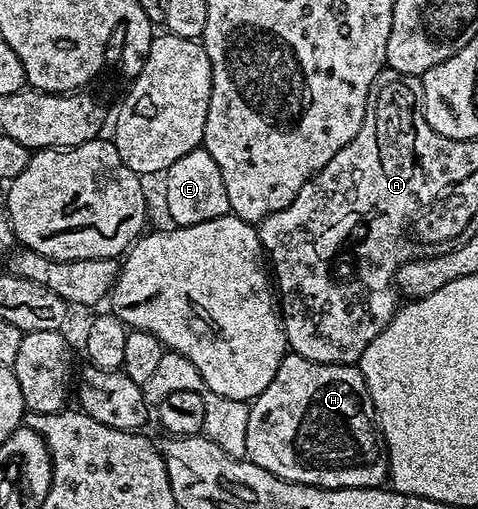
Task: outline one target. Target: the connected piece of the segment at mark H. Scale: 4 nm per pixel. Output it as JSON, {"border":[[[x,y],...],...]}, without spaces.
{"border":[[[292,352],[286,353],[279,364],[279,372],[275,372],[275,380],[263,388],[261,395],[252,399],[247,416],[247,448],[245,458],[259,468],[271,472],[288,482],[298,482],[304,486],[322,486],[328,490],[342,490],[343,488],[367,488],[368,486],[380,487],[389,477],[389,451],[385,448],[385,440],[373,412],[373,401],[367,392],[365,378],[360,369],[353,364],[323,364],[322,362],[309,362],[303,356]]]}

